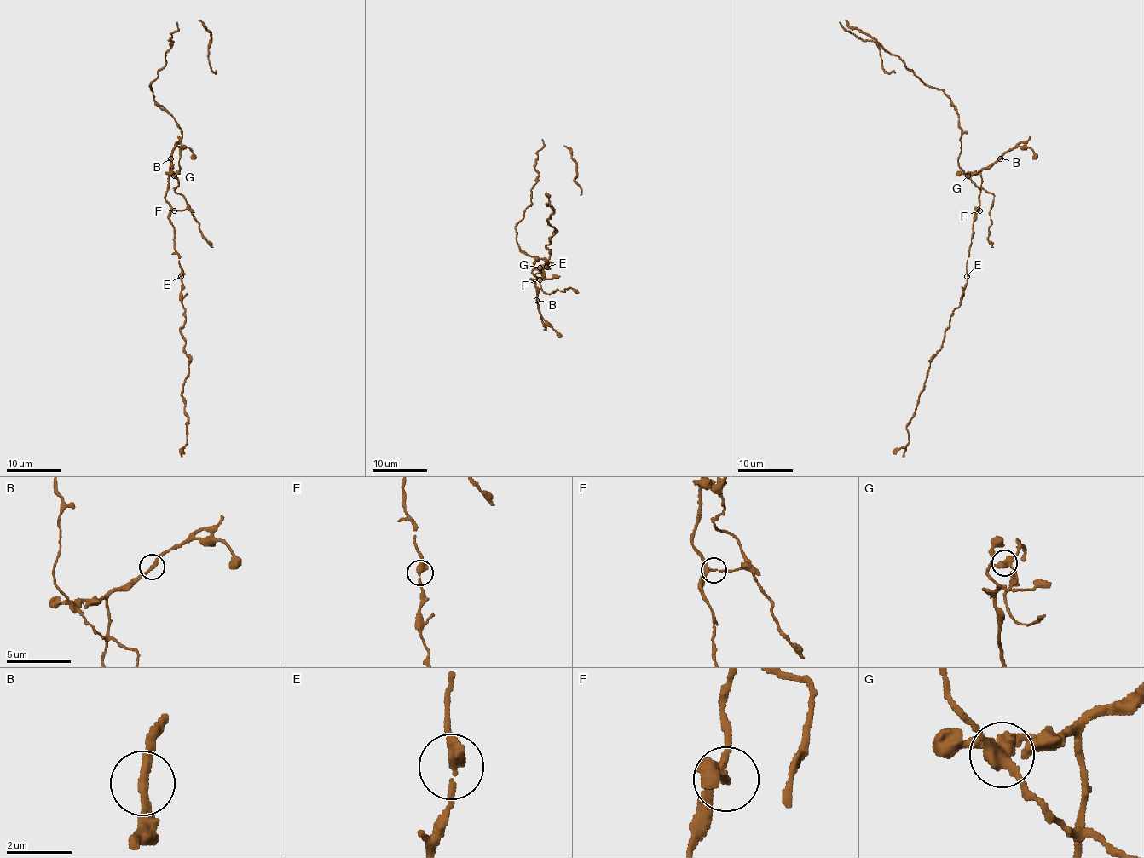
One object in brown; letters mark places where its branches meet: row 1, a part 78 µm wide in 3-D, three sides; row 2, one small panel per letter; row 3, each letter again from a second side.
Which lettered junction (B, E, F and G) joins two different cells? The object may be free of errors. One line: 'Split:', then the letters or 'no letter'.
Split: G

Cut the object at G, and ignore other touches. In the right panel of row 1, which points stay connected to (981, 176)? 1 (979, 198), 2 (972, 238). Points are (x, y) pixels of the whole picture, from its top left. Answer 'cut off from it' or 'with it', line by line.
1: with it
2: with it

